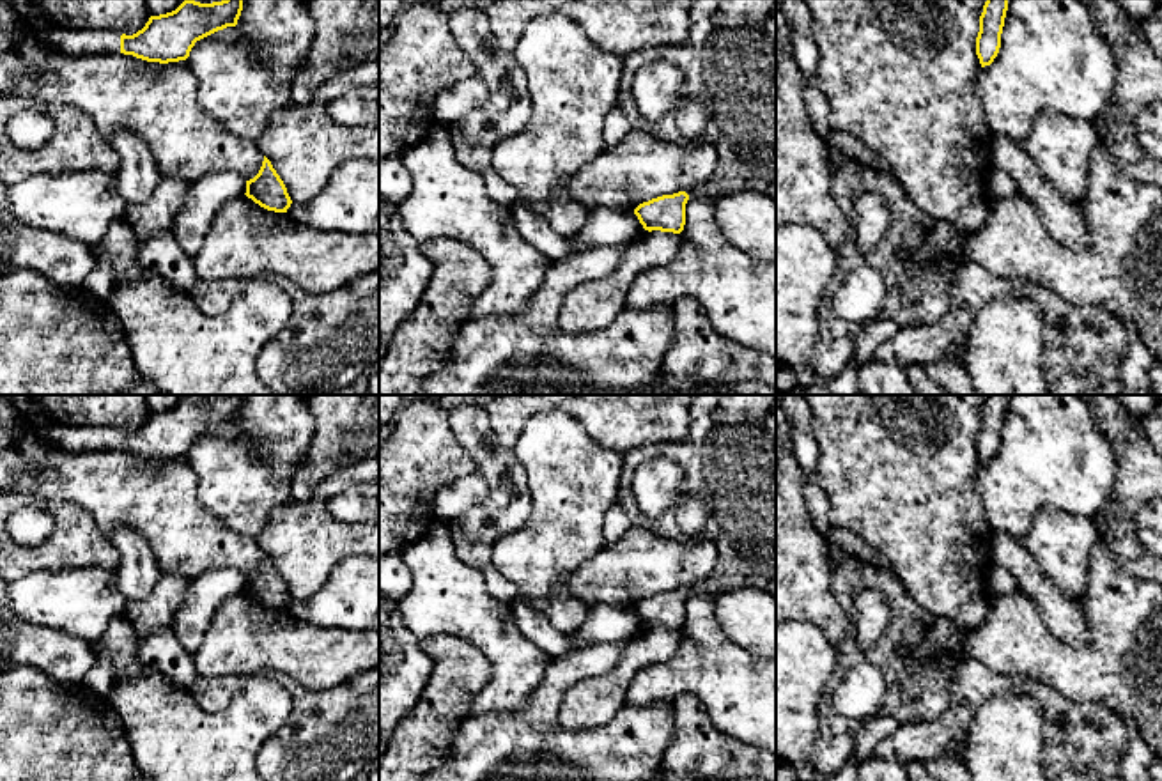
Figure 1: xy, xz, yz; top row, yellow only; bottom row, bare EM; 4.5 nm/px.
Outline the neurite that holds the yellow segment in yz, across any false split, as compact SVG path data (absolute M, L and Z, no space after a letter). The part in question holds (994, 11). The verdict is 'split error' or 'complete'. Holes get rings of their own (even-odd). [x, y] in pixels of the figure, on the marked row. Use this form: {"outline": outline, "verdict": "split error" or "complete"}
{"outline": "M987 0L980 16L976 55L981 67L990 66L1001 48L1001 34L1008 11L1008 0Z", "verdict": "complete"}

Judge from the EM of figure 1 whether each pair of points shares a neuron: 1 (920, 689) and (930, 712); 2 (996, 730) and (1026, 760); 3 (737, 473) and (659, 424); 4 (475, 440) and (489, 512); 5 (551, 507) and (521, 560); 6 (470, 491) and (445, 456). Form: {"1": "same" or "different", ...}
{"1": "same", "2": "same", "3": "different", "4": "same", "5": "same", "6": "different"}

